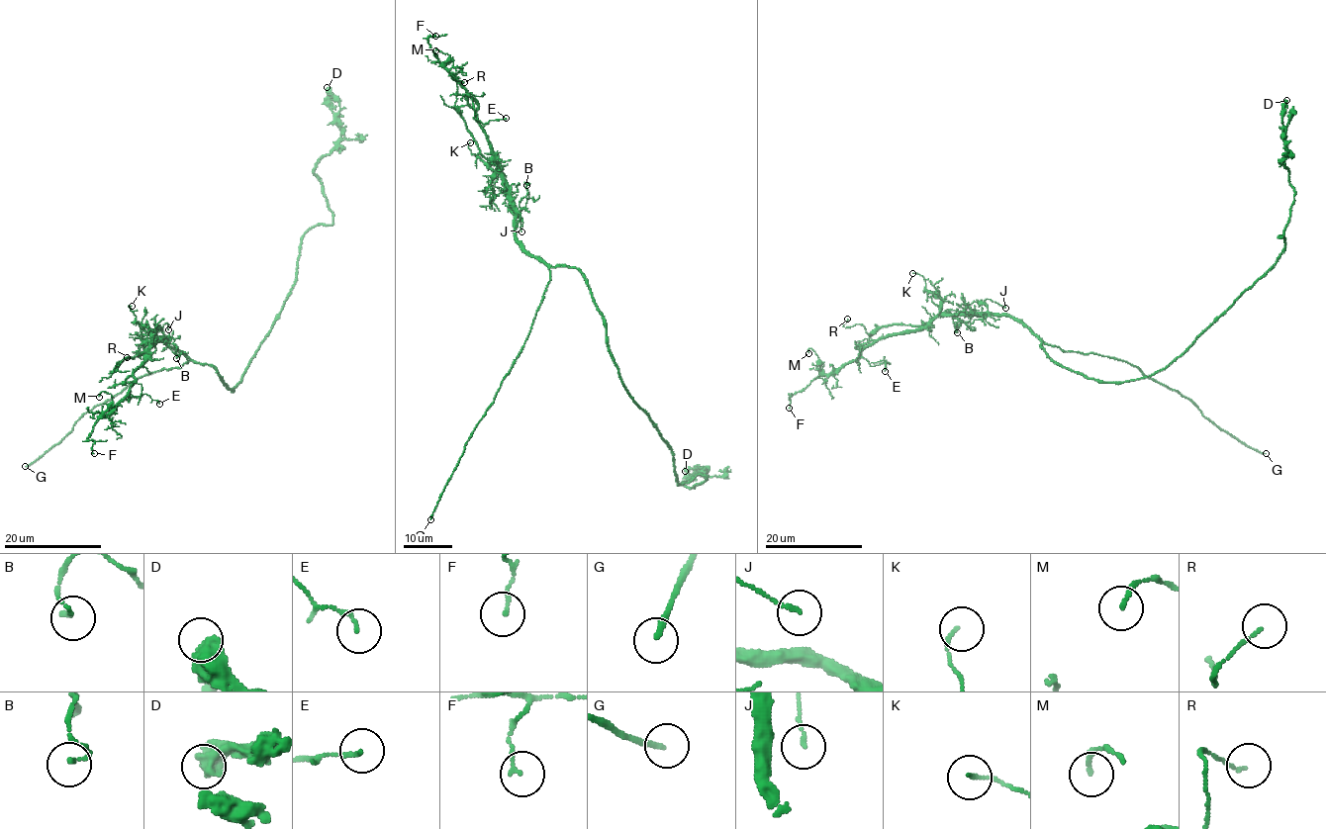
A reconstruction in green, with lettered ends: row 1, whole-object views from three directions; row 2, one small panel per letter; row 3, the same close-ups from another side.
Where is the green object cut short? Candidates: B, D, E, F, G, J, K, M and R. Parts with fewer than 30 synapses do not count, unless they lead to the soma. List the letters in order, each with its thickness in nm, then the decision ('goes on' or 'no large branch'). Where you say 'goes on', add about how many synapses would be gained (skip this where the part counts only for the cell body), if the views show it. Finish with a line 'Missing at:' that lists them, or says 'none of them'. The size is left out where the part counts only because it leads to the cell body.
B: 150 nm thick; no large branch
D: 650 nm thick; no large branch
E: 140 nm thick; no large branch
F: 130 nm thick; no large branch
G: 190 nm thick; goes on
J: 130 nm thick; no large branch
K: 120 nm thick; no large branch
M: 160 nm thick; no large branch
R: 90 nm thick; no large branch
Missing at: G

